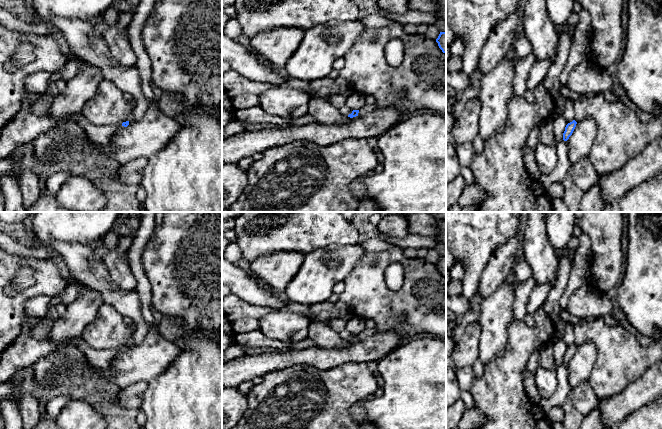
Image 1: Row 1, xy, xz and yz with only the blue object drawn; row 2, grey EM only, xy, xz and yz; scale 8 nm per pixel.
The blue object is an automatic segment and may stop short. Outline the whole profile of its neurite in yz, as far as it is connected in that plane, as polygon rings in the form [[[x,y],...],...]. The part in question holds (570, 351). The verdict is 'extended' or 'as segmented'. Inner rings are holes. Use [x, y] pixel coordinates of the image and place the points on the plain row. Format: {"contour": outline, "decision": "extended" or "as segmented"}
{"contour": [[[573,344],[572,346],[568,347],[565,351],[565,355],[563,357],[563,364],[567,365],[569,361],[572,359],[575,351],[576,351],[577,346]]], "decision": "as segmented"}

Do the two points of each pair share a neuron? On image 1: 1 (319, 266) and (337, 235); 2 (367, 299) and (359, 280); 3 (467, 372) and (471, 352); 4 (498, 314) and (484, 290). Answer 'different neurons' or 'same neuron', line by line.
1: different neurons
2: same neuron
3: different neurons
4: different neurons

